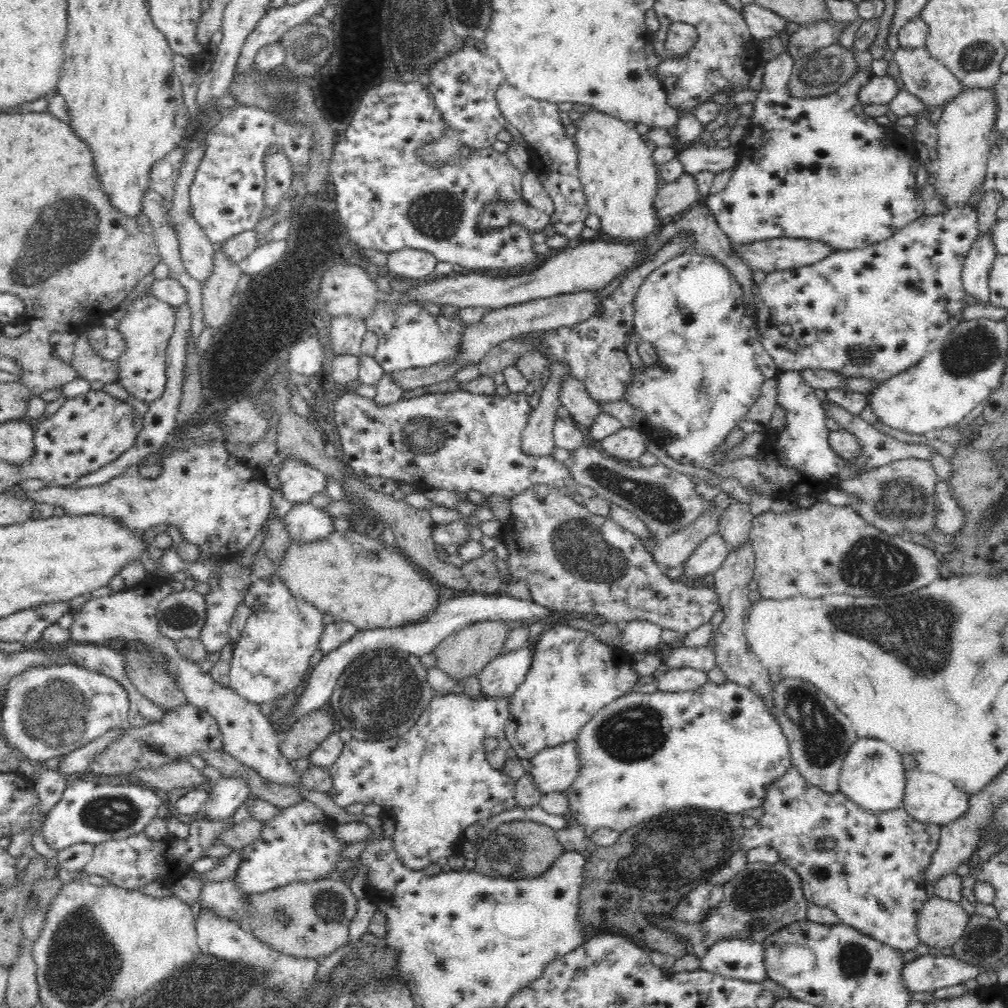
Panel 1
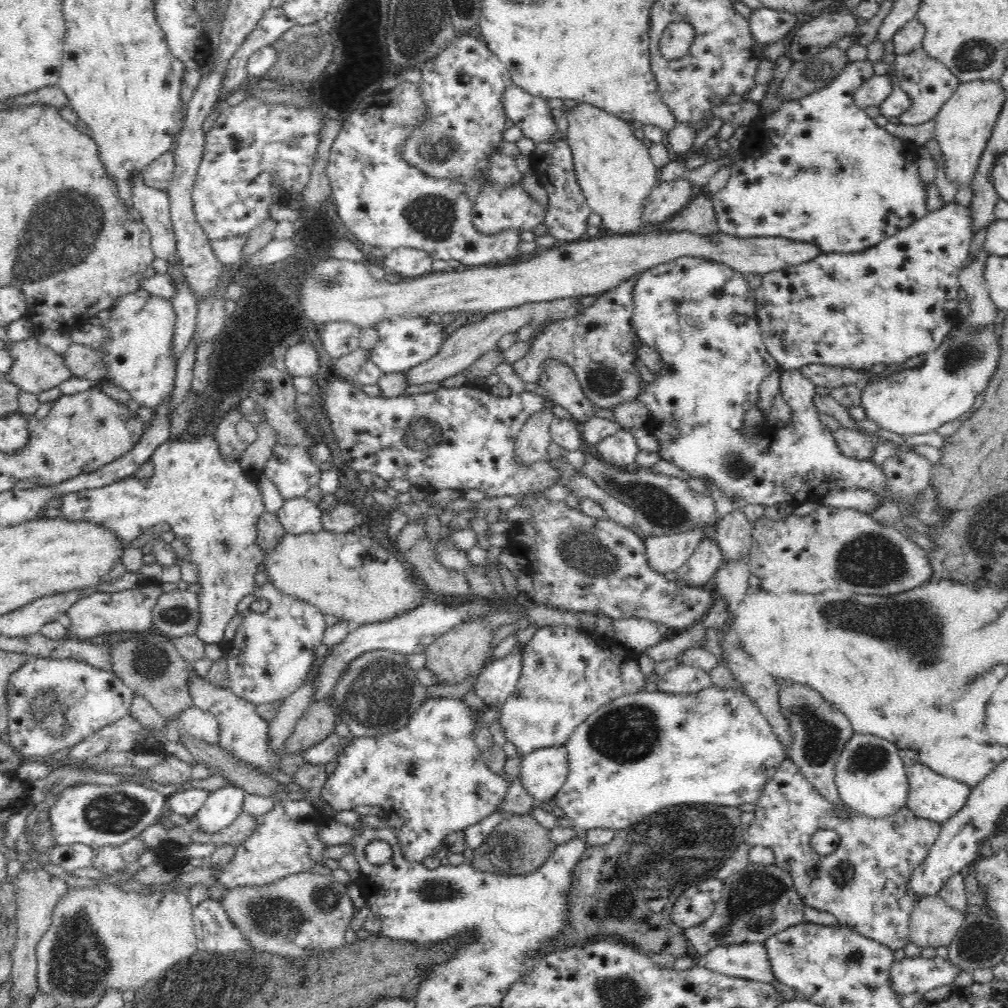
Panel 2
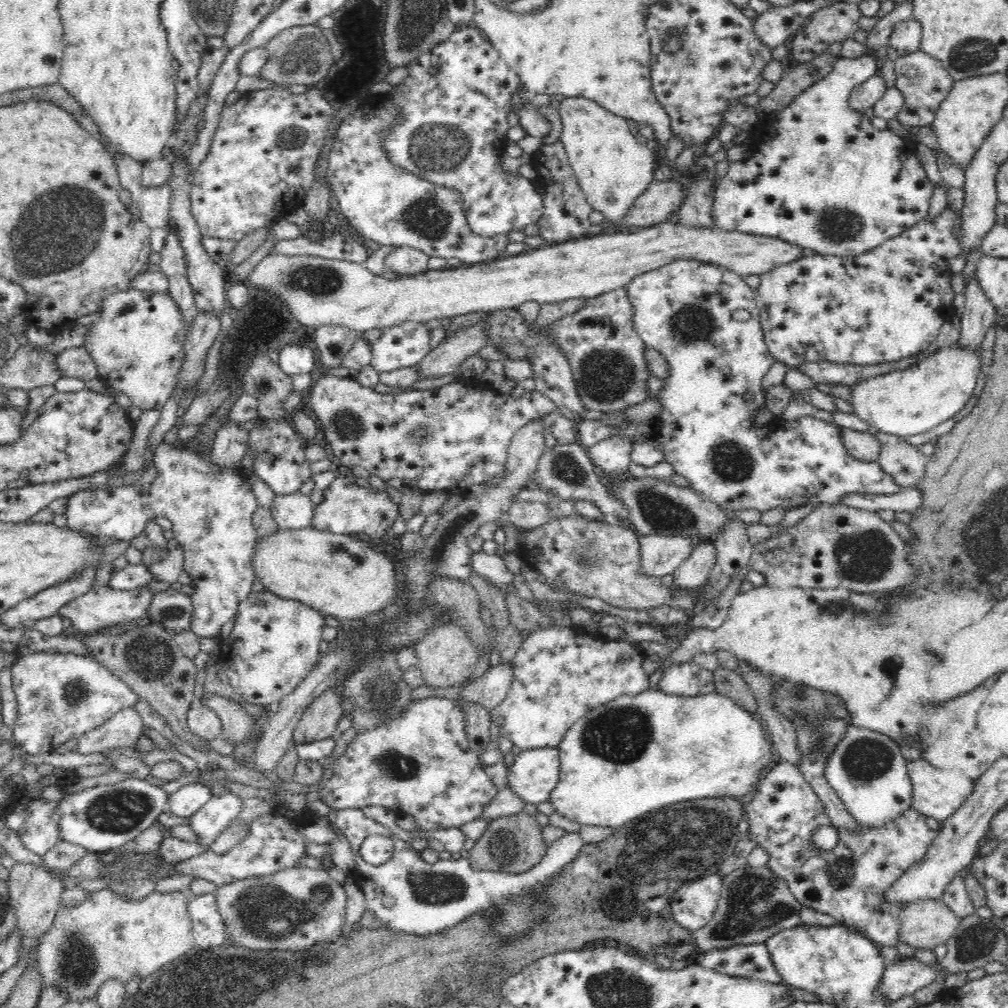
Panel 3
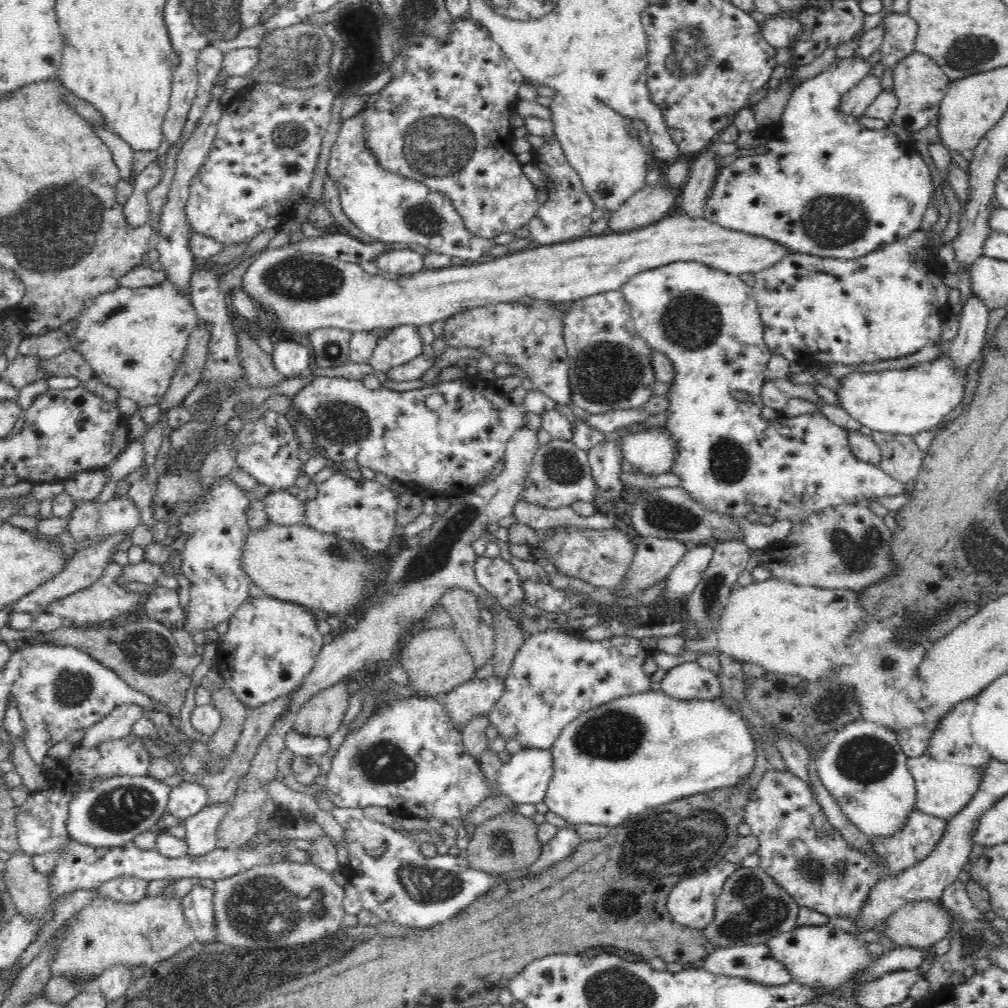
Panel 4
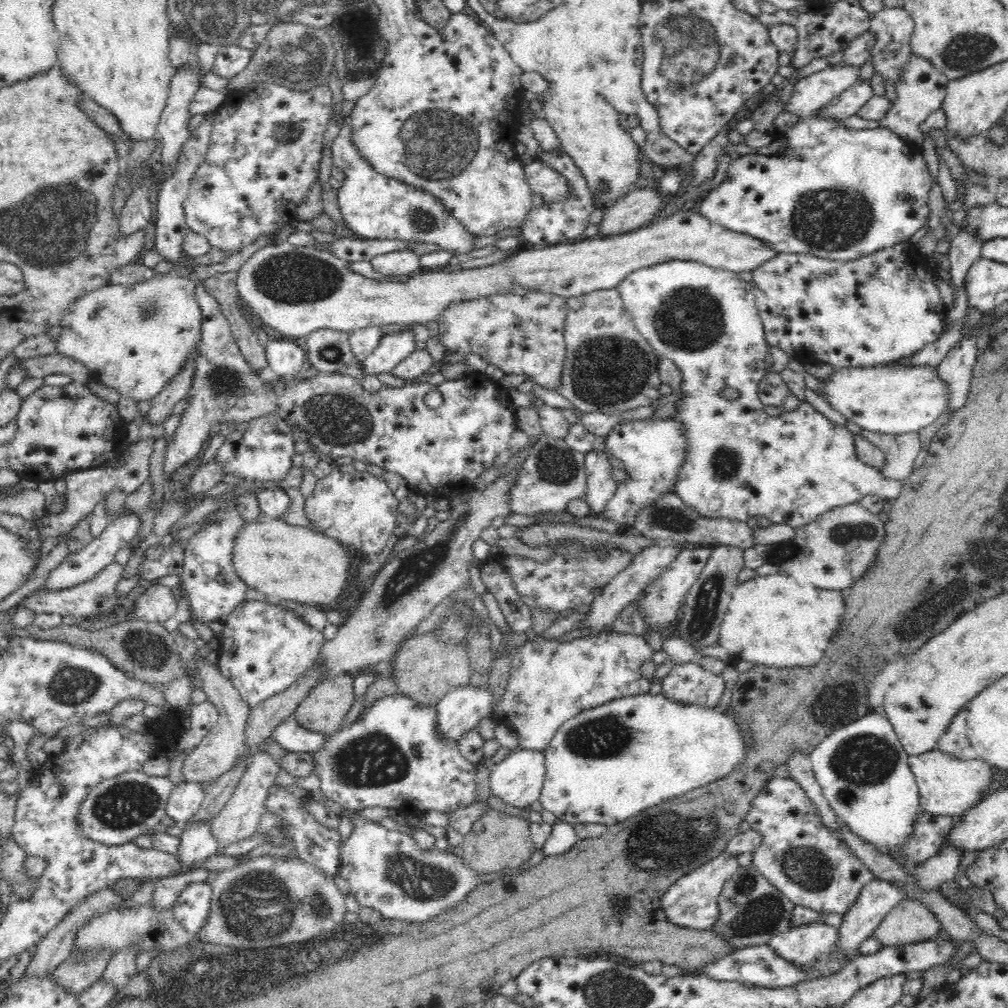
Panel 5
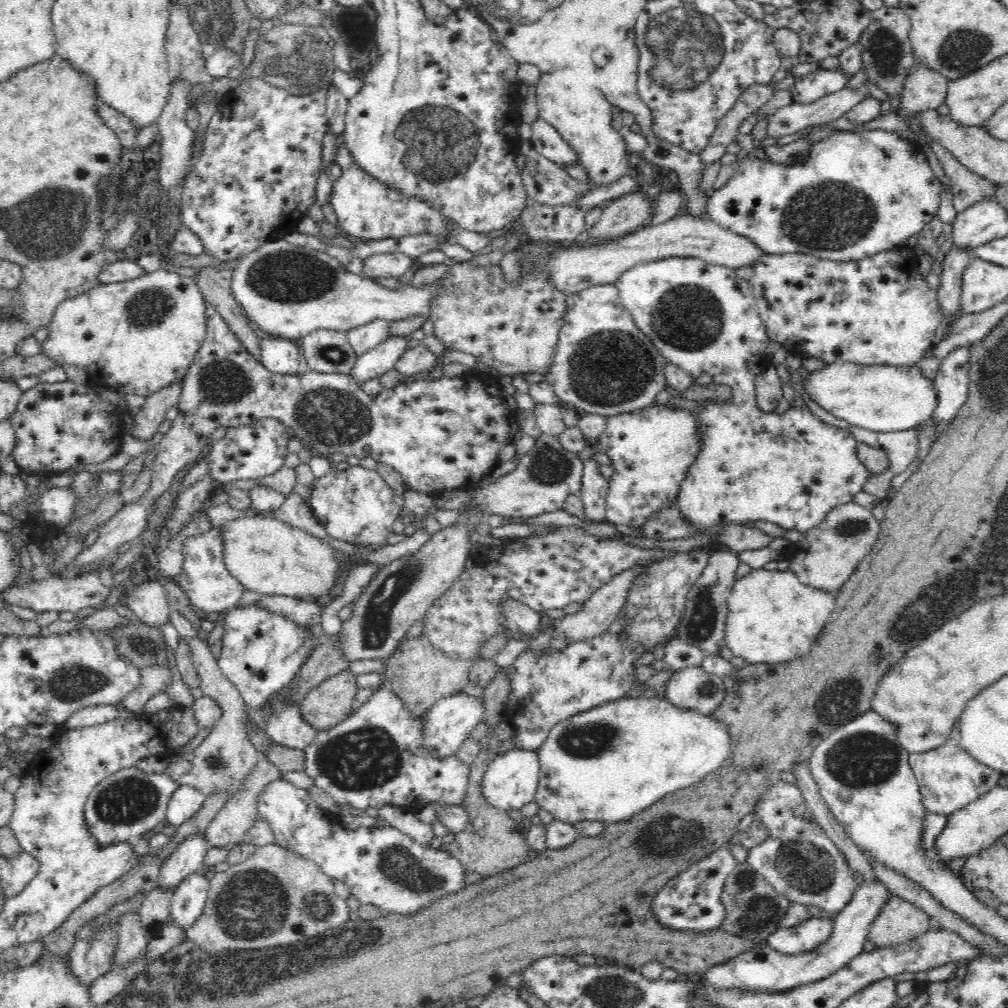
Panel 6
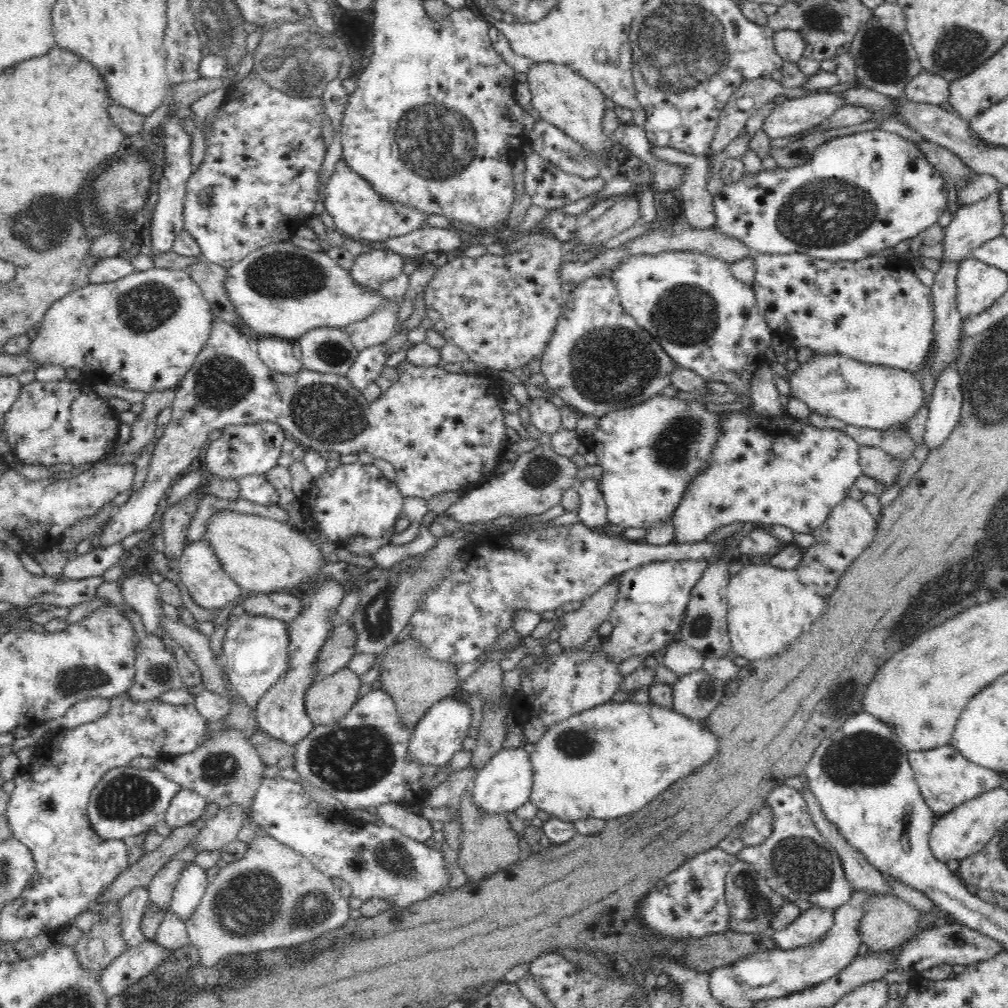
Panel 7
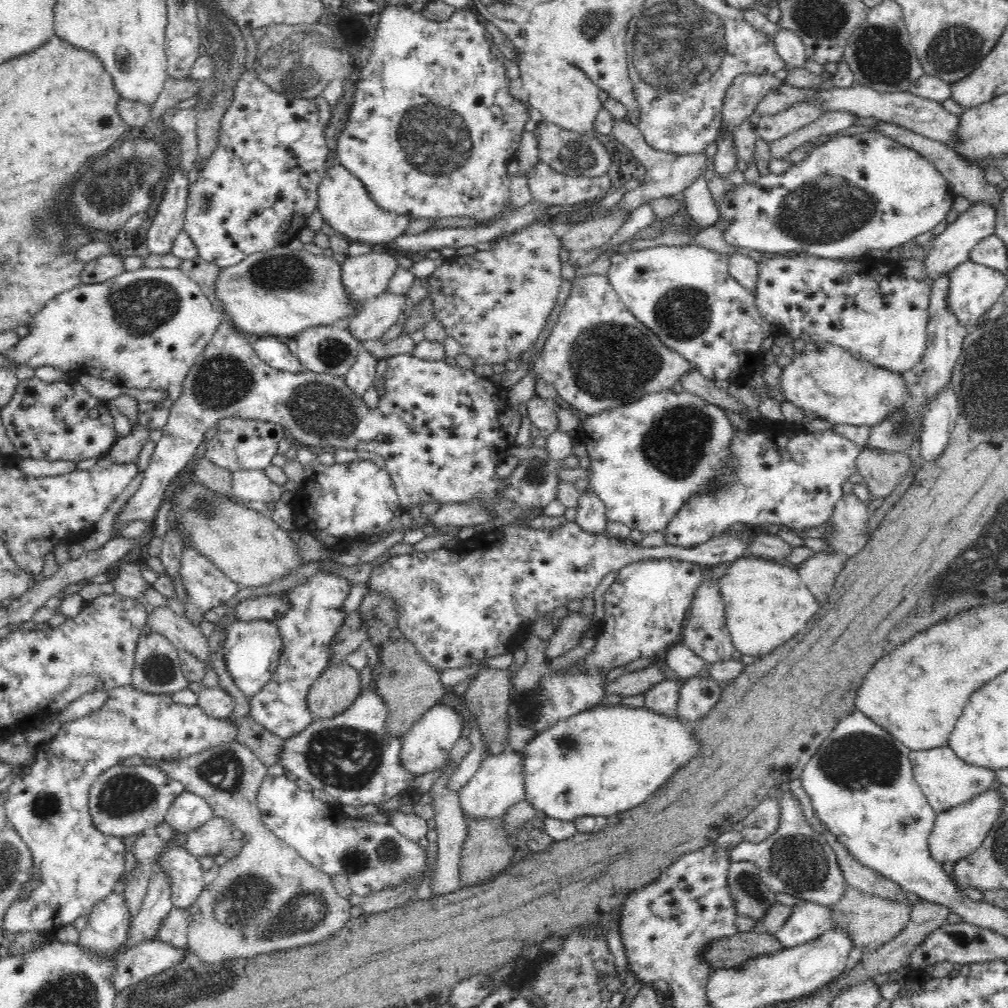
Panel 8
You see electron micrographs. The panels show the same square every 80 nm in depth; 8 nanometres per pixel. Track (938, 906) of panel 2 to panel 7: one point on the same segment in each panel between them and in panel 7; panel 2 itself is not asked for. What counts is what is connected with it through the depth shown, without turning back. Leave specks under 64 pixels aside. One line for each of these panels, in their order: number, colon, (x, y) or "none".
3: (924, 924)
4: (918, 924)
5: (910, 922)
6: (899, 921)
7: (888, 921)

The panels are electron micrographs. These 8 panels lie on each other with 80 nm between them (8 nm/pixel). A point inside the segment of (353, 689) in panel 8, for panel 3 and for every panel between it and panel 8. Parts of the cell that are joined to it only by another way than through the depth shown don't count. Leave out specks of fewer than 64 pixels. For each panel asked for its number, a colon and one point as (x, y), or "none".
3: (320, 720)
4: (321, 716)
5: (324, 709)
6: (331, 701)
7: (327, 700)

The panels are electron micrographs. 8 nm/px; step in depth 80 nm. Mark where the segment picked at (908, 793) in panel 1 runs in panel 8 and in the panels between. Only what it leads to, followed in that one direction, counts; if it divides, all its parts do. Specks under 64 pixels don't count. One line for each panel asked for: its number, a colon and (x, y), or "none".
2: (933, 797)
3: (937, 793)
4: (943, 788)
5: (947, 787)
6: (949, 778)
7: (947, 779)
8: (947, 781)

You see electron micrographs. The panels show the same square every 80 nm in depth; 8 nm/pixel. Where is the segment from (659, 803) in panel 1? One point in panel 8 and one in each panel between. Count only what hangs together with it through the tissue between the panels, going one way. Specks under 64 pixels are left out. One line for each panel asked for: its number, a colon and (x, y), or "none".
2: (644, 751)
3: (636, 753)
4: (636, 752)
5: (608, 763)
6: (606, 764)
7: (609, 761)
8: (606, 760)

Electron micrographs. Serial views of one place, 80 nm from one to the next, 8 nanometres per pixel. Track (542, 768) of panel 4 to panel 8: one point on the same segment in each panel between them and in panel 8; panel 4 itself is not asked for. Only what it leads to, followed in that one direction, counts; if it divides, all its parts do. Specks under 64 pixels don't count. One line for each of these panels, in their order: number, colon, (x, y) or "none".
5: (518, 779)
6: (510, 782)
7: (504, 784)
8: (498, 784)

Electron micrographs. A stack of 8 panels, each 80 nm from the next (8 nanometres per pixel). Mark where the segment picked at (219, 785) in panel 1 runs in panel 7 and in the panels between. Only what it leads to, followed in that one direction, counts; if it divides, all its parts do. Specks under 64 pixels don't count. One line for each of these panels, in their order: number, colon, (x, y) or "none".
2: (223, 806)
3: (220, 811)
4: (201, 829)
5: (197, 842)
6: (188, 858)
7: (161, 888)

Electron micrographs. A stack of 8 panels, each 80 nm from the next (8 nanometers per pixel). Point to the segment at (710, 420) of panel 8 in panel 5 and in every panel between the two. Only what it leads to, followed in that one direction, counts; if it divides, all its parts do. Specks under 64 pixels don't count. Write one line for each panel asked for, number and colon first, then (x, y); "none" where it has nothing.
5: (652, 452)
6: (652, 449)
7: (649, 453)

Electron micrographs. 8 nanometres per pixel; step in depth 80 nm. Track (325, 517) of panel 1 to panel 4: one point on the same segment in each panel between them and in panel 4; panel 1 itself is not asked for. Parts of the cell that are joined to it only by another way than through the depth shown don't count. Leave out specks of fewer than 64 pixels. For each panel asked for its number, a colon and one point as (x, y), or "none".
2: (299, 515)
3: (294, 511)
4: (283, 507)

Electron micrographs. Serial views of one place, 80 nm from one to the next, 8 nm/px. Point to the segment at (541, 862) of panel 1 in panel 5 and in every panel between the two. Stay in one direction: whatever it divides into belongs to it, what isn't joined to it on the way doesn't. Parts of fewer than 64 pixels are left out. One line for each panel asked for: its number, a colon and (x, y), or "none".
2: (518, 845)
3: (513, 844)
4: (507, 843)
5: (498, 841)

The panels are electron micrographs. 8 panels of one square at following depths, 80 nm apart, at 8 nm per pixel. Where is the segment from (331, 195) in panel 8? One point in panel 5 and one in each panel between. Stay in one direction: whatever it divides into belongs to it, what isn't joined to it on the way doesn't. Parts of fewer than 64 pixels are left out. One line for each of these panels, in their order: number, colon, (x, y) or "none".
5: (375, 206)
6: (366, 209)
7: (360, 213)

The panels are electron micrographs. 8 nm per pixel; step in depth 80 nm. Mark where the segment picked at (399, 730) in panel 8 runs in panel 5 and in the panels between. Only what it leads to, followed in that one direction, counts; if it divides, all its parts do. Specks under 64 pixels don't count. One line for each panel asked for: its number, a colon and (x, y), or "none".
5: (425, 668)
6: (420, 674)
7: (415, 680)

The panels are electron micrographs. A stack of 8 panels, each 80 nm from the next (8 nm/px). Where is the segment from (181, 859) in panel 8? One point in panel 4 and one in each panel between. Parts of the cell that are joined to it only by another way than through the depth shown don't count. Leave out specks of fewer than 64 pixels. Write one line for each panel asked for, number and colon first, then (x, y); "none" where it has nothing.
4: (198, 907)
5: (192, 907)
6: (189, 899)
7: (191, 887)

